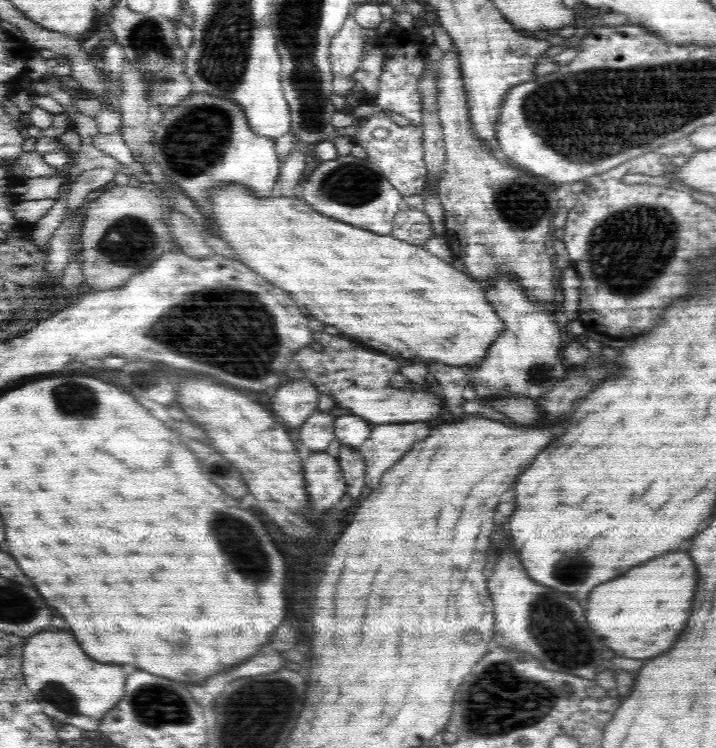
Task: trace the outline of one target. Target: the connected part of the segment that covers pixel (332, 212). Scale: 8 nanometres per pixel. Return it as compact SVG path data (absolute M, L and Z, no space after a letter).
M340 156L337 160L317 161L310 166L305 179L295 188L295 197L308 202L314 210L348 222L376 234L390 235L394 218L401 210L403 196L383 178L380 168L371 161L354 156Z

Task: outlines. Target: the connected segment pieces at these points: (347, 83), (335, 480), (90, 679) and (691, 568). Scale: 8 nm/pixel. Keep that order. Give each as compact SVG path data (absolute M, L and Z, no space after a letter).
M352 15L347 18L342 30L338 32L338 35L331 40L329 52L331 53L330 59L333 76L333 91L340 96L348 96L348 94L352 92L352 88L354 88L356 82L351 76L358 70L358 68L360 68L362 54L366 52L366 50L364 50L364 42L366 42L364 27L354 21Z
M333 450L304 454L307 496L312 512L324 514L346 494L347 484L339 460Z
M46 630L34 634L23 649L22 672L24 682L31 695L37 700L37 707L57 725L72 725L80 730L98 730L100 720L120 702L125 694L126 672L118 664L100 664L90 660L84 650L78 646L76 638L70 632Z
M670 552L624 576L600 584L588 598L586 618L600 642L626 658L652 658L666 652L684 630L696 590L696 564L688 552Z

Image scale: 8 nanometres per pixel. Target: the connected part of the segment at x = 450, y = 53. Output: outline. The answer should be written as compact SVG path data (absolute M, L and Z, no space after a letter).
M452 47L446 52L444 52L443 57L437 63L437 87L439 90L437 96L437 105L439 110L439 121L442 122L441 130L444 133L444 137L442 138L442 142L445 144L445 168L441 170L441 178L437 181L437 194L442 202L442 207L444 207L445 211L445 227L446 232L444 234L445 239L447 240L447 245L450 246L450 251L454 258L460 259L465 268L467 268L467 272L470 276L476 279L478 282L484 282L492 279L499 279L500 276L509 276L509 279L517 280L517 284L520 284L520 287L524 287L524 294L528 295L530 299L536 299L536 303L540 303L540 306L548 307L548 312L552 312L552 316L555 319L559 318L558 310L559 305L554 301L554 285L552 285L552 278L556 275L556 270L554 270L554 264L550 262L550 260L554 260L553 254L548 252L548 248L546 247L546 236L550 234L550 222L552 222L552 218L556 218L556 214L558 214L558 210L562 210L564 208L558 208L558 206L564 206L563 204L558 204L559 198L556 195L556 190L552 187L550 190L550 186L548 186L548 180L542 179L542 177L534 176L530 171L526 171L524 169L518 170L518 168L506 168L506 166L502 166L496 158L494 158L494 154L490 154L490 152L486 152L484 150L484 146L480 144L480 139L474 135L469 115L469 108L466 98L466 91L464 88L464 83L462 80L462 75L460 72L460 63L457 62L456 56L456 47Z

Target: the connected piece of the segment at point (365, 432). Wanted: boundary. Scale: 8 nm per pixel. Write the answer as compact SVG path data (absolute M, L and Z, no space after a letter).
M337 412L335 419L335 446L358 448L373 431L374 425L357 414Z

